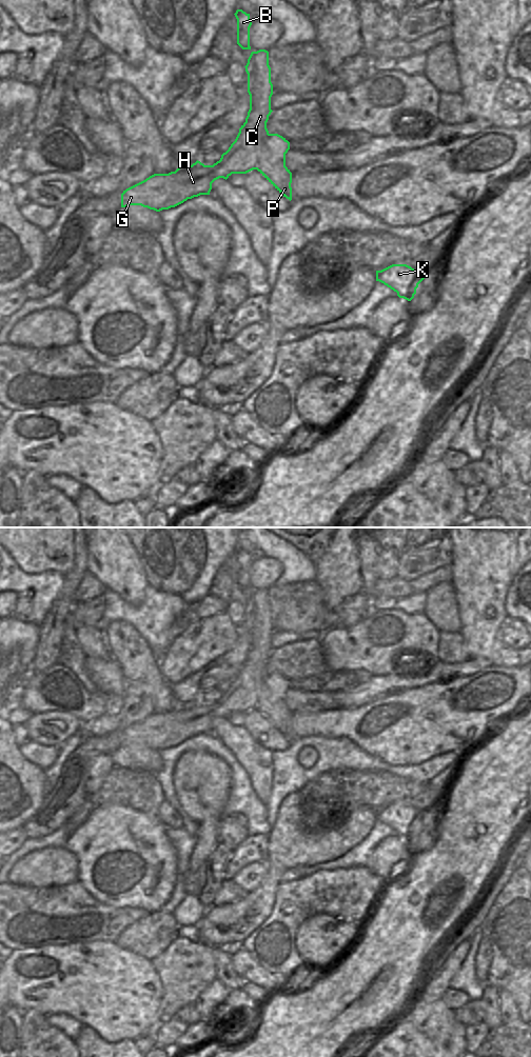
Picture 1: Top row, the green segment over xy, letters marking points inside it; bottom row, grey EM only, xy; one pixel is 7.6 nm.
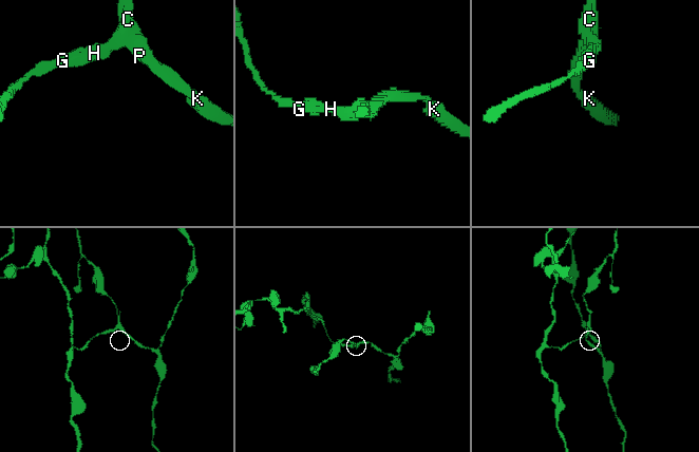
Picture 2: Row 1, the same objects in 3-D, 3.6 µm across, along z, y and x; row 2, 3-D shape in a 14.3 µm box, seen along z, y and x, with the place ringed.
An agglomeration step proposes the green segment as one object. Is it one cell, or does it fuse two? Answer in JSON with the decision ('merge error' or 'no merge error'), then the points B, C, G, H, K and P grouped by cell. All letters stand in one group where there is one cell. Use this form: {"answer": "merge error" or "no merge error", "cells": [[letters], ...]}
{"answer": "merge error", "cells": [["B", "K", "P"], ["C", "G", "H"]]}

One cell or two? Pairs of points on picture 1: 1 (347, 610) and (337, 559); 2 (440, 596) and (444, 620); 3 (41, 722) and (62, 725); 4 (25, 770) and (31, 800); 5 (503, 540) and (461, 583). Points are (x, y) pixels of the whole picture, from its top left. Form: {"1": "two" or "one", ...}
{"1": "one", "2": "one", "3": "one", "4": "one", "5": "one"}

